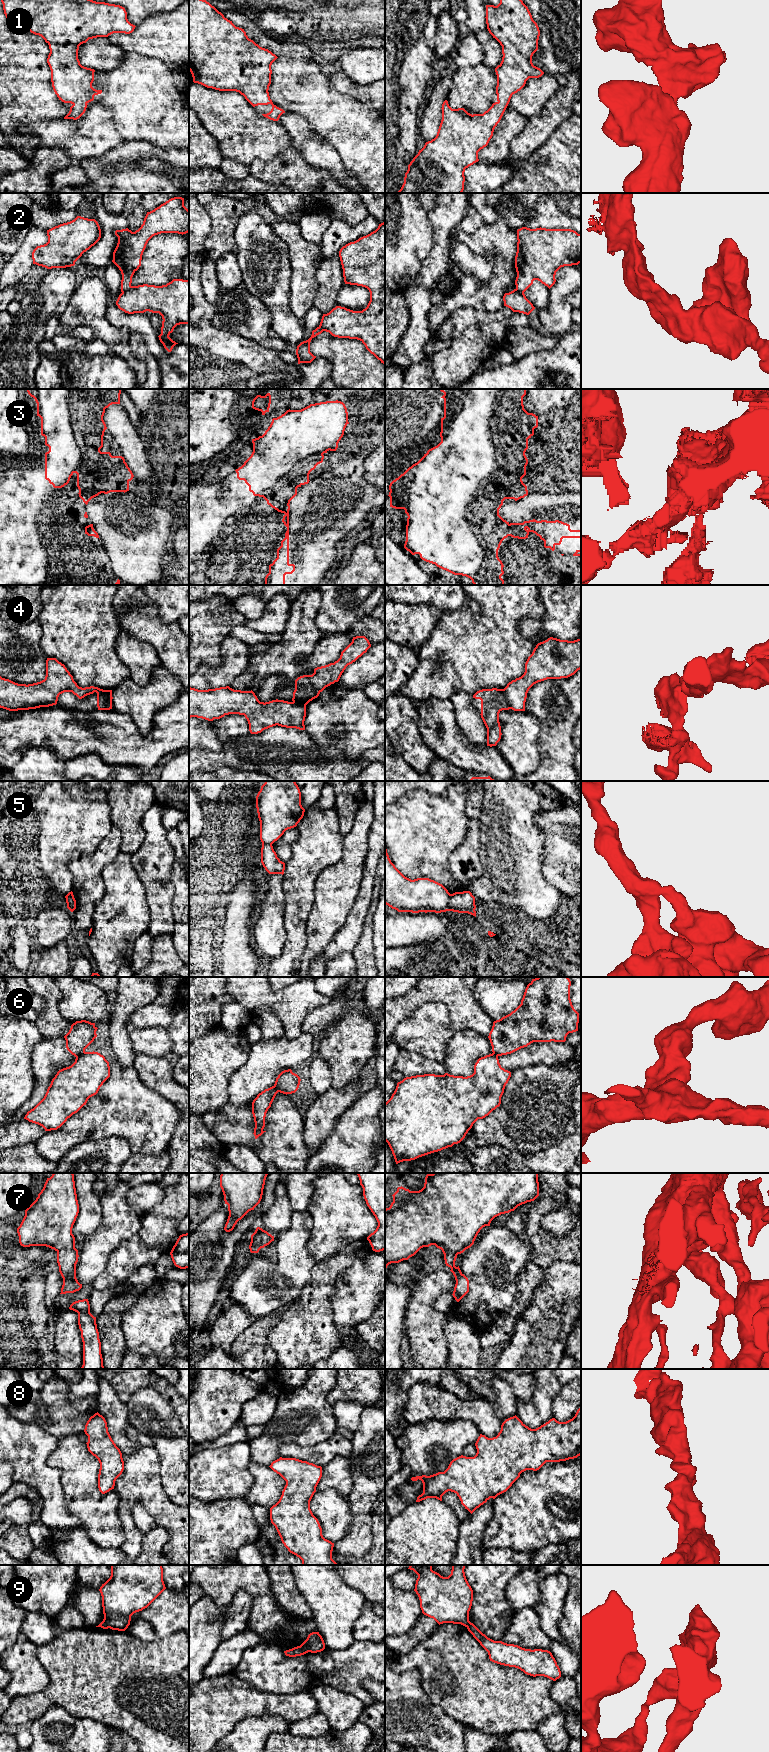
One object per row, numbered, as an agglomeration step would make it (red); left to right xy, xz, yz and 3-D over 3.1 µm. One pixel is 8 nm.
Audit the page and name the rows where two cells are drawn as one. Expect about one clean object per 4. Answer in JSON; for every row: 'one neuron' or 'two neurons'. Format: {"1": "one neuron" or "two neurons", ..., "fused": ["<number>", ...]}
{"1": "one neuron", "2": "two neurons", "3": "two neurons", "4": "two neurons", "5": "two neurons", "6": "two neurons", "7": "one neuron", "8": "one neuron", "9": "two neurons", "fused": ["2", "3", "4", "5", "6", "9"]}

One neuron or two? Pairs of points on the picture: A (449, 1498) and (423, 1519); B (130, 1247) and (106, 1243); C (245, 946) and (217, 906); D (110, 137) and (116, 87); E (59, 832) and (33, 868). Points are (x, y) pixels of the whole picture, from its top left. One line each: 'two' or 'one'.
A: two
B: two
C: two
D: two
E: two

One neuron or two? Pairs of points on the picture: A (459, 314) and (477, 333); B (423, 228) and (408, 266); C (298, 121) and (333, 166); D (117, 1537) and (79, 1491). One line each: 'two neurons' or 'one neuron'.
A: two neurons
B: one neuron
C: one neuron
D: one neuron

